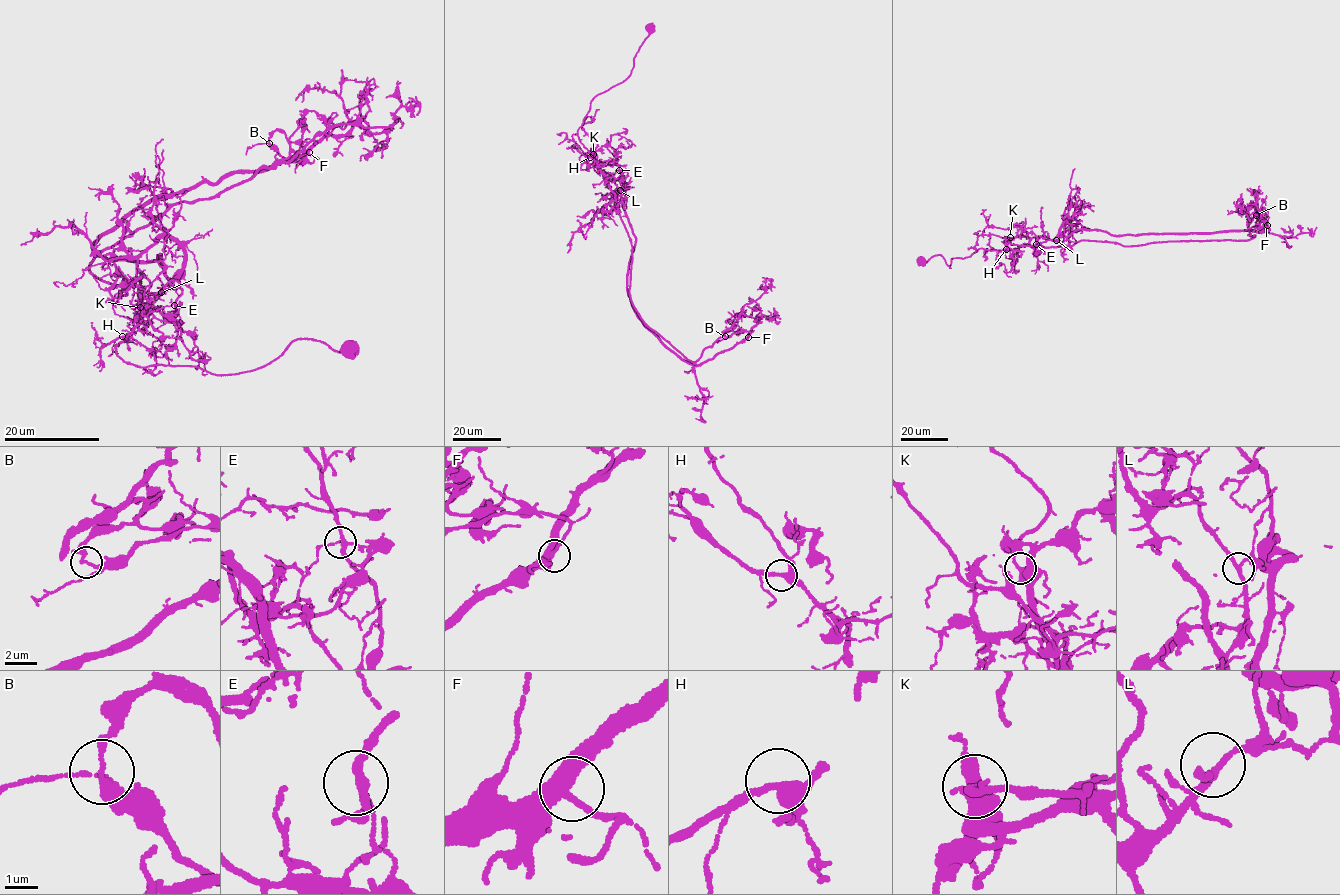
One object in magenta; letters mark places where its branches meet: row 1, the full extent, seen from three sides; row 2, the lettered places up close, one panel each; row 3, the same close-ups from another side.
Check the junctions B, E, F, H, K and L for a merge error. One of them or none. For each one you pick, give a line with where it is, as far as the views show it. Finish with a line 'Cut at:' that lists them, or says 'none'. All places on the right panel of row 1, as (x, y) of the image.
B: Place: (1256, 215)
Cut at: B

